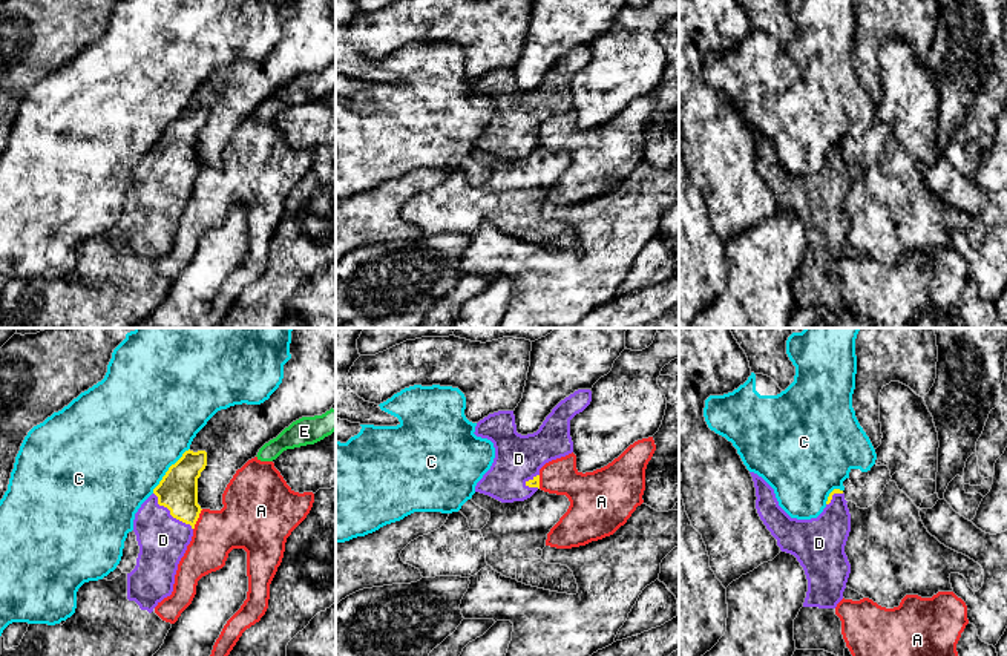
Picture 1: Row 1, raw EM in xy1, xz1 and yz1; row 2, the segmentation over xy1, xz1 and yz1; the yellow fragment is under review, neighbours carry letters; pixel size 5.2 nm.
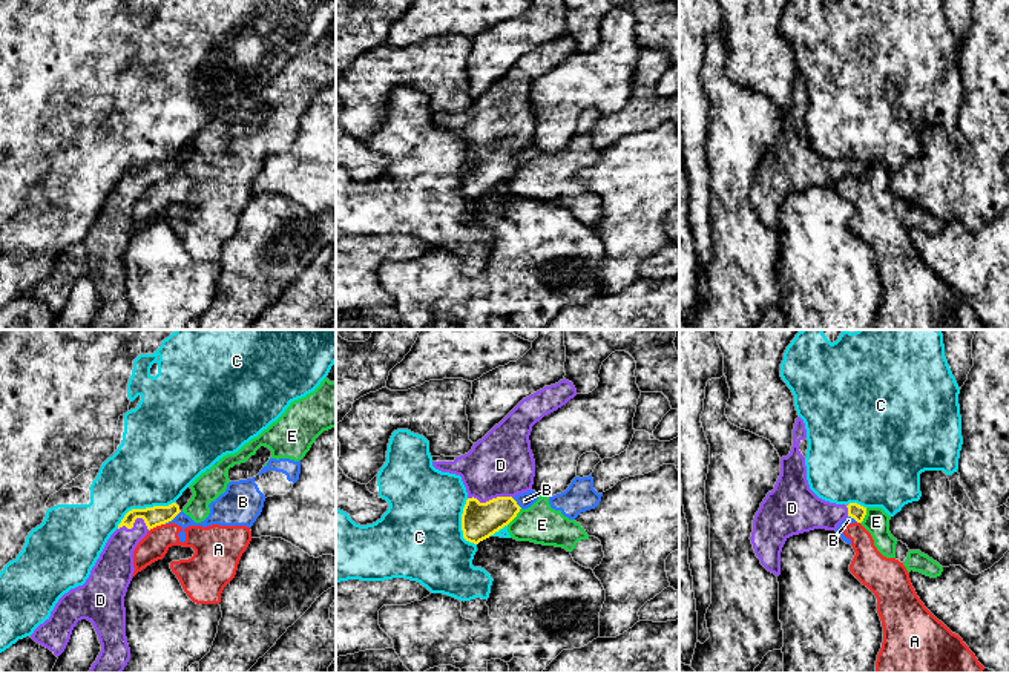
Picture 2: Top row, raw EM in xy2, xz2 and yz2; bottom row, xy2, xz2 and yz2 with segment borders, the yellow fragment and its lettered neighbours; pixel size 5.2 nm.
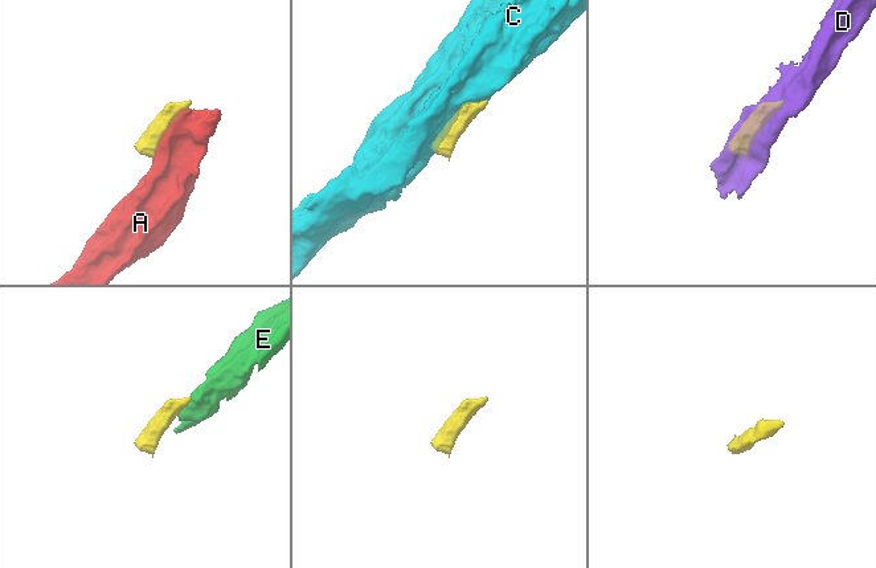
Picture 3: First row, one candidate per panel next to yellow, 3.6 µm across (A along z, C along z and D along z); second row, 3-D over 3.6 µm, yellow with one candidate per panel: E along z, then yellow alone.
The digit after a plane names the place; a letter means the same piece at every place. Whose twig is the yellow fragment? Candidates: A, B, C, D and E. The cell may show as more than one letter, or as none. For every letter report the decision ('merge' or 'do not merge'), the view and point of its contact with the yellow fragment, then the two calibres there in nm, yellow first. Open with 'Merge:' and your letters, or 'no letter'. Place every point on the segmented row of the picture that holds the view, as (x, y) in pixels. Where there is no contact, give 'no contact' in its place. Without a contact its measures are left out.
Merge: D
A: do not merge; meets yellow in xy1 at (196, 520); 200 nm thick on the yellow side, 280 nm on the other
B: do not merge; meets yellow in xy2 at (172, 518); 110 nm thick on the yellow side, 110 nm on the other
C: do not merge; meets yellow in xy2 at (143, 509); 110 nm thick on the yellow side, 420 nm on the other
D: merge; meets yellow in xy1 at (170, 514); 200 nm thick on the yellow side, 260 nm on the other
E: do not merge; meets yellow in xz2 at (514, 517); 190 nm thick on the yellow side, 200 nm on the other

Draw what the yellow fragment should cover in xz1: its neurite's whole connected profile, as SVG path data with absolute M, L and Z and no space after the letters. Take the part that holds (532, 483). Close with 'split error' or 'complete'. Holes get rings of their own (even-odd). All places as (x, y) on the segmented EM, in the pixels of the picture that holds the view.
M590 389L561 400L533 434L517 432L513 411L498 411L480 420L475 435L494 443L495 458L475 492L501 503L524 501L540 489L540 469L573 452L570 420L592 402Z; split error

